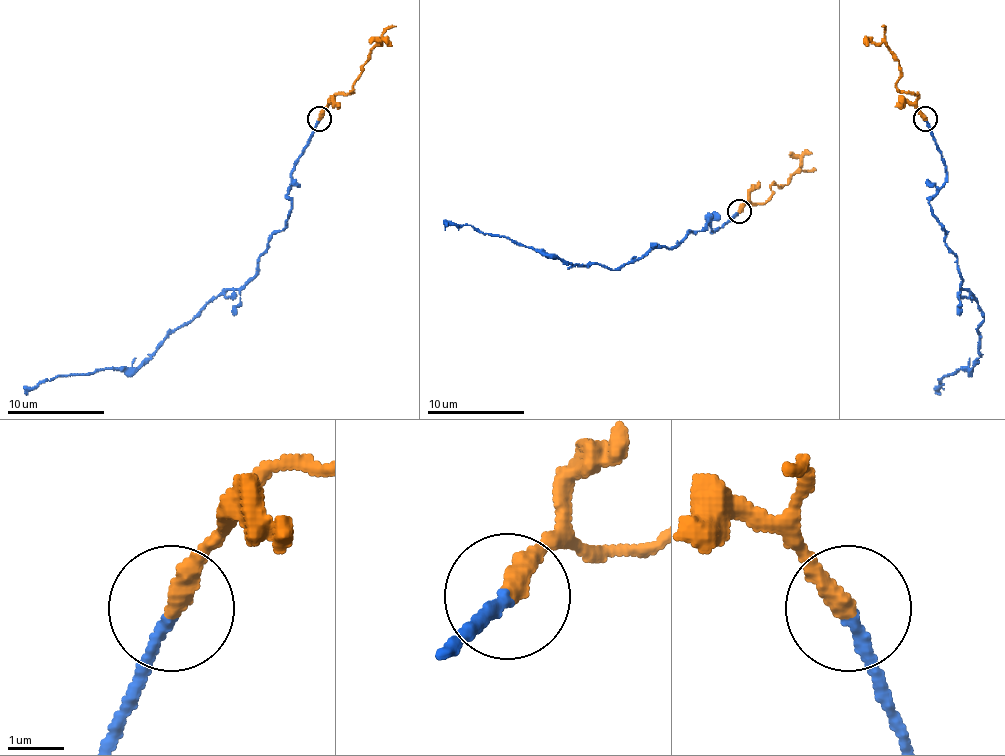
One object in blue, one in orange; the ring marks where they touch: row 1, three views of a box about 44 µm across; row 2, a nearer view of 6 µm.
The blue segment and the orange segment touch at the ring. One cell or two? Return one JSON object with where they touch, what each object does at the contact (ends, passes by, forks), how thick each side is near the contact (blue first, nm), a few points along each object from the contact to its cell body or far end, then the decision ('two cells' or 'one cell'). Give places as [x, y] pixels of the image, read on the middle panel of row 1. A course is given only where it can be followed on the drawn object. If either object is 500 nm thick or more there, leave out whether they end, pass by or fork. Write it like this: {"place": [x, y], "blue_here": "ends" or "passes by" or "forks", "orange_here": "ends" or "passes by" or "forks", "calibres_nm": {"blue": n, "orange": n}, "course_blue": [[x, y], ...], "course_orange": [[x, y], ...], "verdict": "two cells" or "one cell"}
{"place": [739, 211], "blue_here": "ends", "orange_here": "ends", "calibres_nm": {"blue": 190, "orange": 360}, "course_blue": [[739, 211], [722, 228], [710, 233], [710, 216], [676, 245], [611, 269], [564, 264], [443, 220]], "course_orange": [[739, 211], [747, 203], [764, 203], [774, 182], [781, 186], [795, 172], [815, 167]], "verdict": "one cell"}

